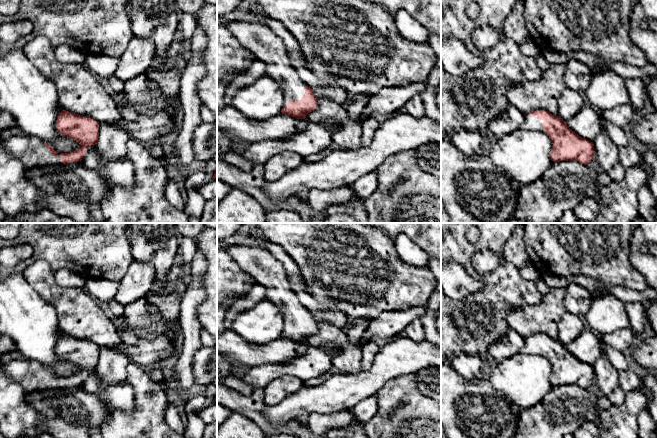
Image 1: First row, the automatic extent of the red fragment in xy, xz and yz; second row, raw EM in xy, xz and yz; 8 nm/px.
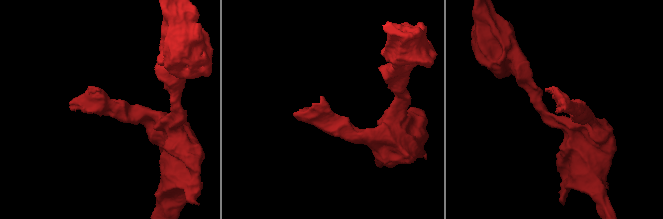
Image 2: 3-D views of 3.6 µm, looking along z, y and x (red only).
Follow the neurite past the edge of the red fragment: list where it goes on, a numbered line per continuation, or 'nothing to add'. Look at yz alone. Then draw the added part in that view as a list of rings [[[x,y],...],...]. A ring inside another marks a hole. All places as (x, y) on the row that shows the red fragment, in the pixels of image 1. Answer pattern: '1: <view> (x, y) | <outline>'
1: yz (532, 123) | [[[528,113],[523,114],[523,122],[520,126],[520,129],[527,131],[540,131],[544,132],[542,127],[543,120],[539,120],[537,116],[529,117]]]

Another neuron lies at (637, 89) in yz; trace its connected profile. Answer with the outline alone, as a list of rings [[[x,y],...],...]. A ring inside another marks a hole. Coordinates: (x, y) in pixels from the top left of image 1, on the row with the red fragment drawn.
[[[641,78],[626,79],[626,88],[630,97],[629,104],[636,113],[649,105],[646,80]]]

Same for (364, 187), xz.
[[[374,170],[354,182],[353,193],[360,199],[368,199],[376,190],[378,184],[377,171]]]

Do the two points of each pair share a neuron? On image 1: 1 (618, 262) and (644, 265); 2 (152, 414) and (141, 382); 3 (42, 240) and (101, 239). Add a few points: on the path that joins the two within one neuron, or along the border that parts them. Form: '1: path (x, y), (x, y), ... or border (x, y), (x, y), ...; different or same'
1: border (630, 239), (629, 262), (643, 276), (645, 281); different
2: path (150, 406), (150, 400), (143, 393), (143, 390); same
3: path (57, 239), (86, 239); same

